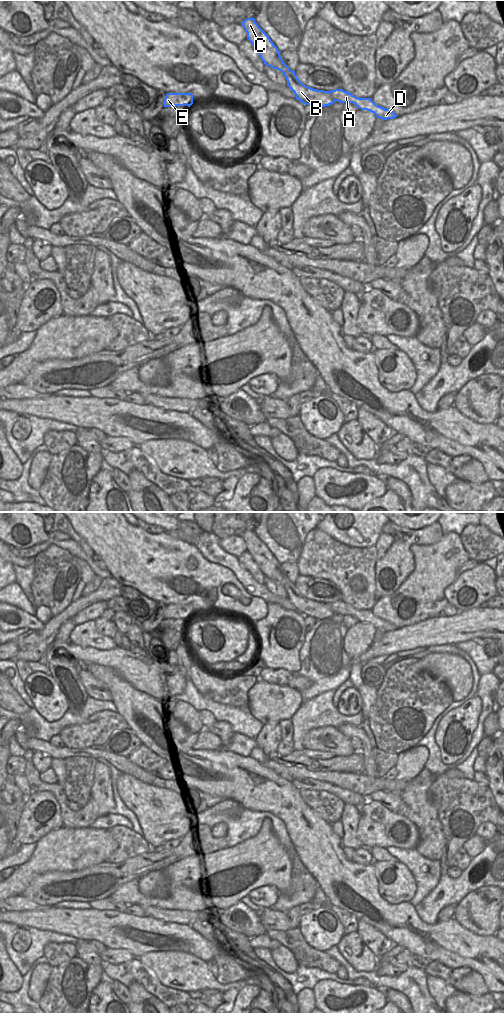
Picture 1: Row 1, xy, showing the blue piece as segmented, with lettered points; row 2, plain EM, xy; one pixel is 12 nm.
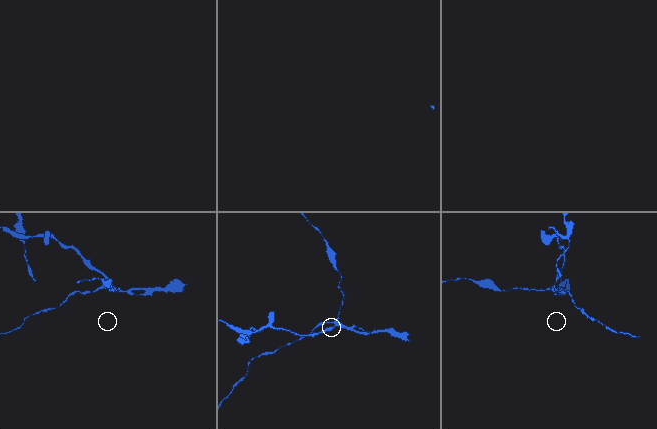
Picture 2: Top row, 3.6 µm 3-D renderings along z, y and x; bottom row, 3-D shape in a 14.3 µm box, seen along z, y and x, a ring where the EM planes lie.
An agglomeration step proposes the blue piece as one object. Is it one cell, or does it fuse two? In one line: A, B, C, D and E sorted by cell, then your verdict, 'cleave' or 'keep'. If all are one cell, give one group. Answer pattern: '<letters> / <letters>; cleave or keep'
A D E / B C; cleave

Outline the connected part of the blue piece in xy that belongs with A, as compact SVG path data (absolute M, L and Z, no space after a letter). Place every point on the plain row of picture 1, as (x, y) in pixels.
M342 600L331 602L330 606L335 613L341 614L343 616L353 615L361 622L367 622L374 625L377 630L387 632L387 631L393 631L397 629L397 627L393 623L376 617L371 610L356 609L351 605L344 603Z

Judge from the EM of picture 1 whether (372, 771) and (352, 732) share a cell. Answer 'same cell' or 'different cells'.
same cell

